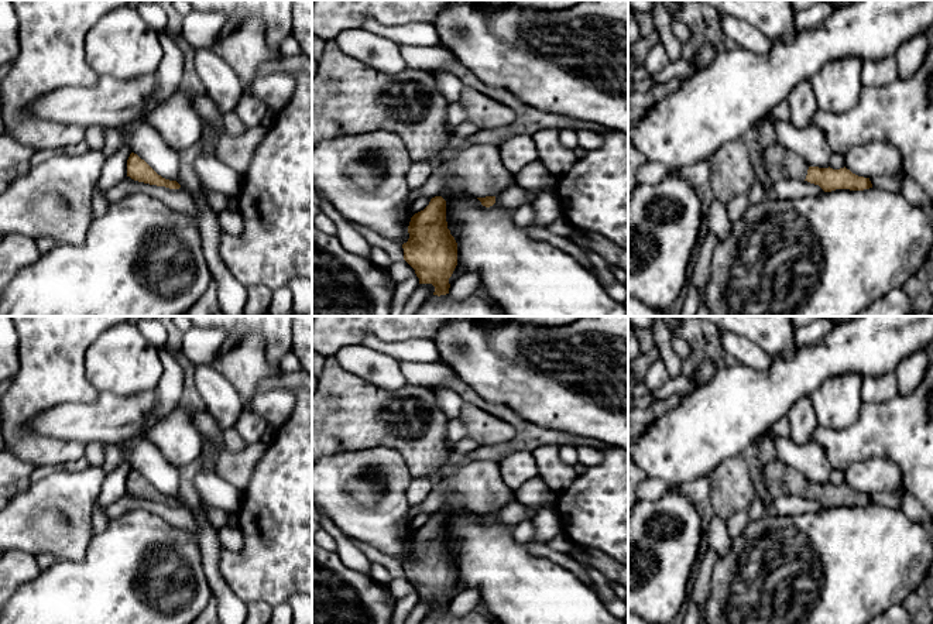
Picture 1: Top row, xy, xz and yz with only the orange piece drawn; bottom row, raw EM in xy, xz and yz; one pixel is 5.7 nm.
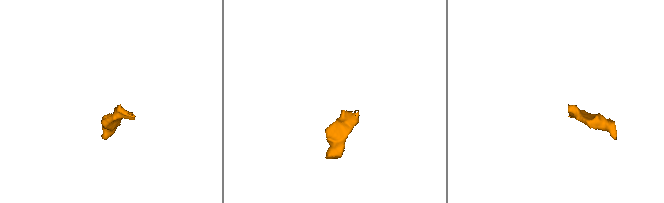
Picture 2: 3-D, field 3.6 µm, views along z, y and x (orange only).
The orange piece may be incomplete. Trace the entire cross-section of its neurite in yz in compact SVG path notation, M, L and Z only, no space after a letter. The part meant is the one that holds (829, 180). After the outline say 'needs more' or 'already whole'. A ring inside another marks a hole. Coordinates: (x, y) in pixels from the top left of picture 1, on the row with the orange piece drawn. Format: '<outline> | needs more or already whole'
M779 143L765 150L764 164L774 184L783 179L802 179L819 185L824 192L872 188L869 178L858 176L845 167L840 169L809 167L797 152Z | needs more

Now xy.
M131 152L127 160L127 176L134 181L165 186L169 189L179 189L181 185L176 181L169 181L158 175L144 160Z | already whole

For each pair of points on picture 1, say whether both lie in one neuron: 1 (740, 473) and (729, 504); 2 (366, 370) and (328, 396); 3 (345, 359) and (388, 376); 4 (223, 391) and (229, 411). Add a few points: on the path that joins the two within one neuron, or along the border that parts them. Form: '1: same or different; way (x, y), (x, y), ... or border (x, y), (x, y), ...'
1: same; way (733, 480), (729, 497)
2: different; border (333, 356), (350, 373), (387, 391)
3: same; way (356, 359), (373, 362), (377, 366)
4: same; way (223, 396), (226, 407)

